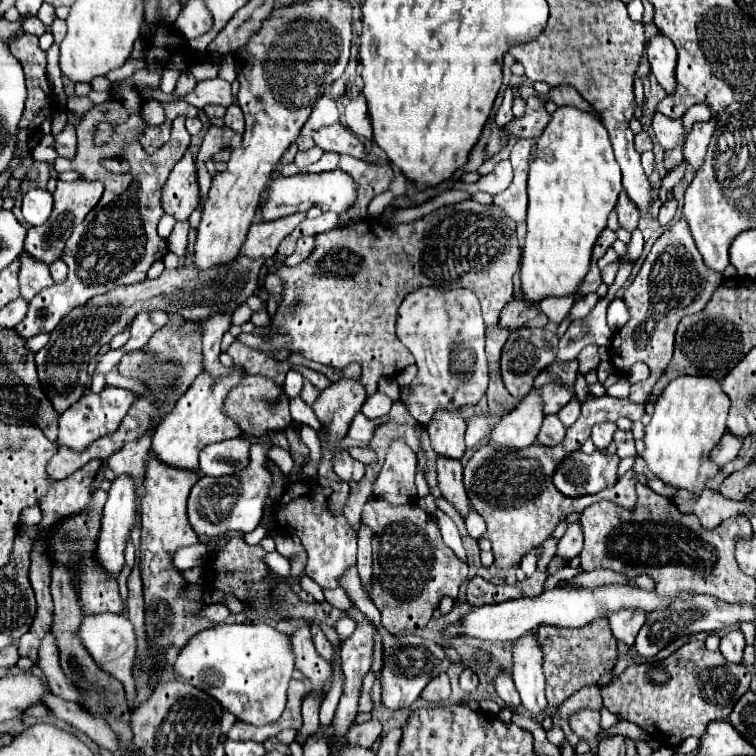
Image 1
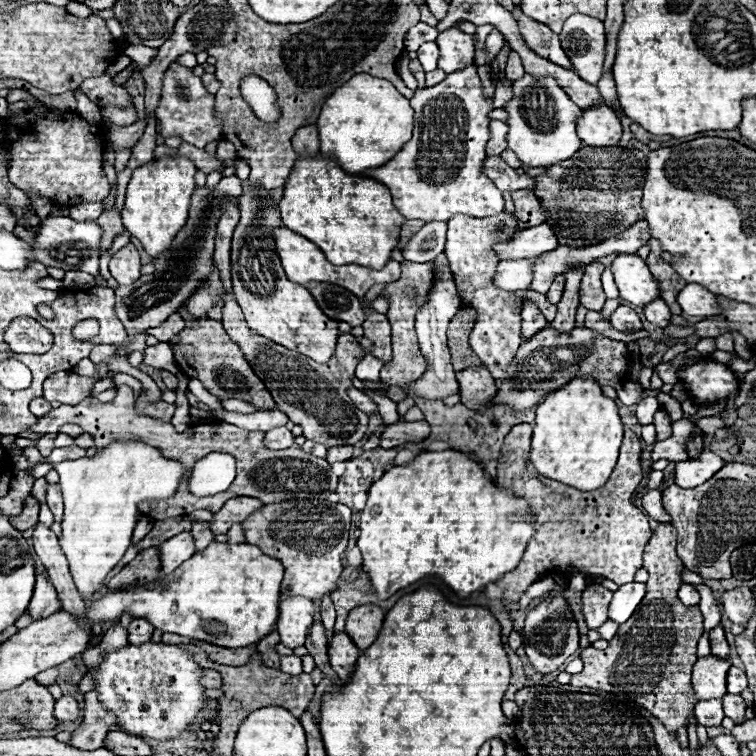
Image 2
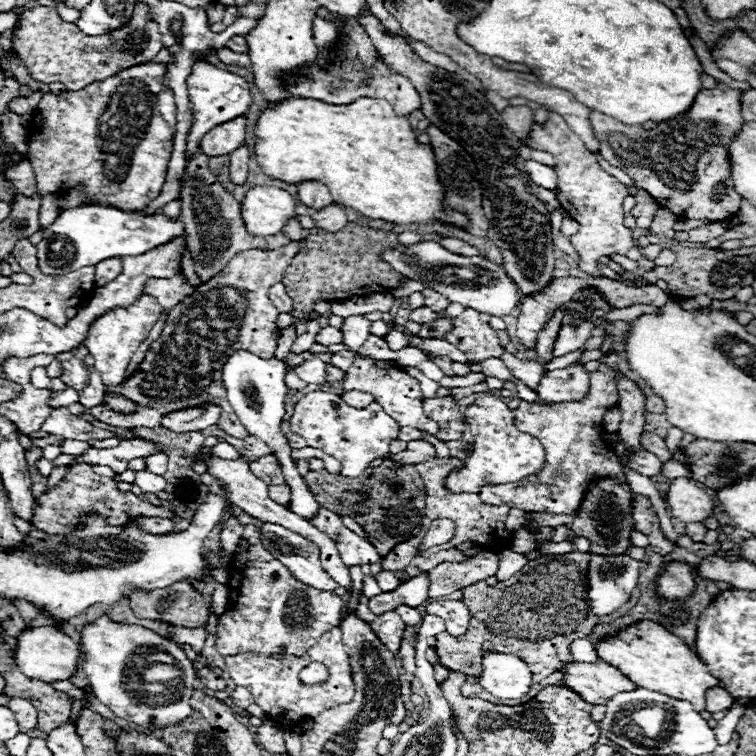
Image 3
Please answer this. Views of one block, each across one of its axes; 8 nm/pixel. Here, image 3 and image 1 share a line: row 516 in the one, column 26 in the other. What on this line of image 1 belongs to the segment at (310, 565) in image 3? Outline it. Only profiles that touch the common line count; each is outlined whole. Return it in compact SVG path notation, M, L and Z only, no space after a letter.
M78 180L78 182L60 182L56 184L56 192L54 192L54 210L52 216L48 218L48 224L42 226L34 226L28 230L26 242L24 242L24 250L30 252L30 256L36 256L36 260L44 262L44 264L52 264L52 260L58 260L64 244L68 240L68 236L72 234L74 226L78 226L86 214L98 204L100 196L104 192L102 182L86 182L86 180Z

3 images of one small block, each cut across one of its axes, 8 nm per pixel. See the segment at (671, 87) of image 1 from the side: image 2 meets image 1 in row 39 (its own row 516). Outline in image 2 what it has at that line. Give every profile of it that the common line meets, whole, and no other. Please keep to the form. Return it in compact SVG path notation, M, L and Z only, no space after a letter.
M646 490L642 496L642 506L648 512L648 516L652 516L656 522L664 522L668 524L670 518L666 514L666 510L662 510L662 492L656 490Z

